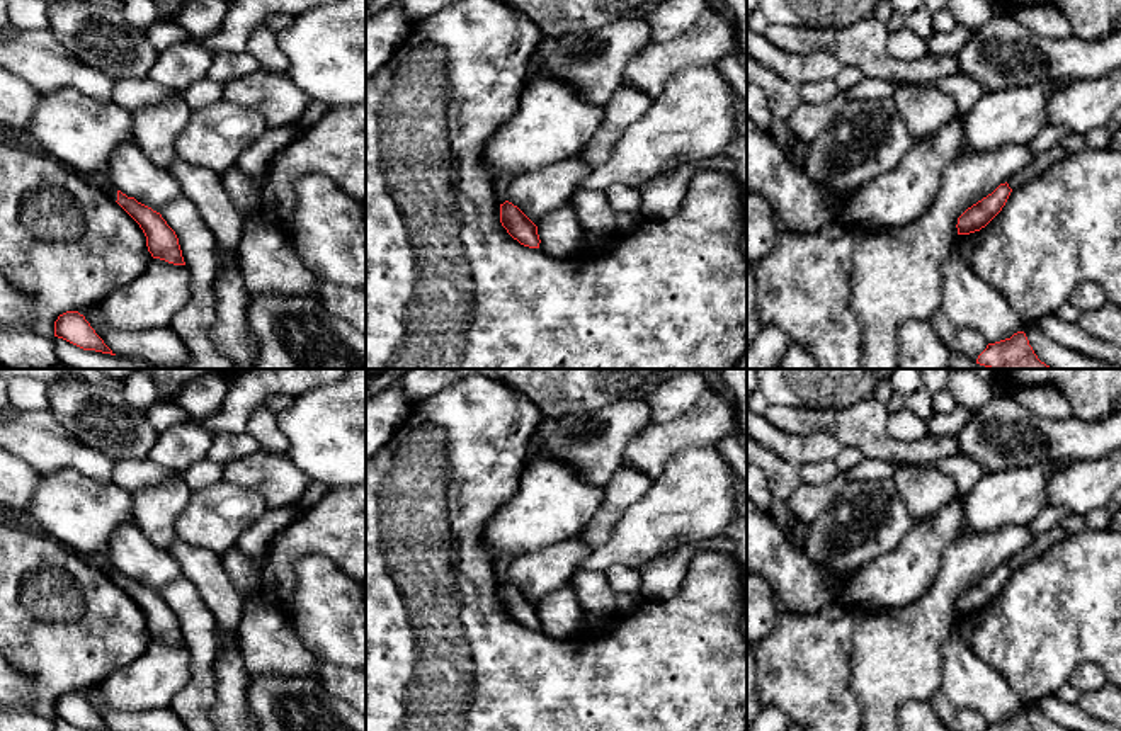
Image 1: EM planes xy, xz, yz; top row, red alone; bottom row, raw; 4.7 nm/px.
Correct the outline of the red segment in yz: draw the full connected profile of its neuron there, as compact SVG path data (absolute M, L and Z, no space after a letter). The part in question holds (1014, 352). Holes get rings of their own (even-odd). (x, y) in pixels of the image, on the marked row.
M1024 332L988 343L978 355L976 364L990 369L1051 369L1038 359Z

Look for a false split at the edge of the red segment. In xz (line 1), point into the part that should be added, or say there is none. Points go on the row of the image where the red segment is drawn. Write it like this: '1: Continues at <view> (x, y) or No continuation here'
1: No continuation here

